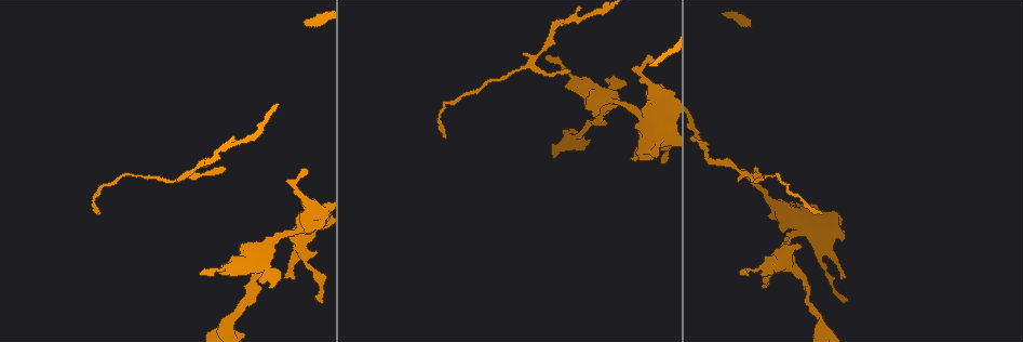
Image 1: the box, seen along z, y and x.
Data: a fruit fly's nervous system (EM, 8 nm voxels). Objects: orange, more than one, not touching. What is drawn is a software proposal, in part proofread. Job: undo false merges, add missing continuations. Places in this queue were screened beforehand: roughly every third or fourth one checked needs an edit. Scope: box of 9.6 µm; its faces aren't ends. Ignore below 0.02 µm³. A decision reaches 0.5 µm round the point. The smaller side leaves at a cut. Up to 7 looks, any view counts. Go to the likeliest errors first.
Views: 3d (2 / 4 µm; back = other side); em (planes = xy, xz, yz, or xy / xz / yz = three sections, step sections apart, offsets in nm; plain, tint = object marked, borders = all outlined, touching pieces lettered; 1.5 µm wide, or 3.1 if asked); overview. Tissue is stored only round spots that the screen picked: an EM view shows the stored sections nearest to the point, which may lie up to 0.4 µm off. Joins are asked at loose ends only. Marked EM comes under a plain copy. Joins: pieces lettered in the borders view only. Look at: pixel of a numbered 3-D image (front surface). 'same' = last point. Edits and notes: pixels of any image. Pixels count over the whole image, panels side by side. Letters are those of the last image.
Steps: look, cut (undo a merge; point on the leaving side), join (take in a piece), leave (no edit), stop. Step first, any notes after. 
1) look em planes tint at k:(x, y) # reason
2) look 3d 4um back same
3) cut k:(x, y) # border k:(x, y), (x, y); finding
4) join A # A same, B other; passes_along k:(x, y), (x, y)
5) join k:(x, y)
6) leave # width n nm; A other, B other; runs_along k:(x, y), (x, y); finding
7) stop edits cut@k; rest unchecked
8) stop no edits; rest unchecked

look 3d 2um at 1:(651, 59) # tapers out

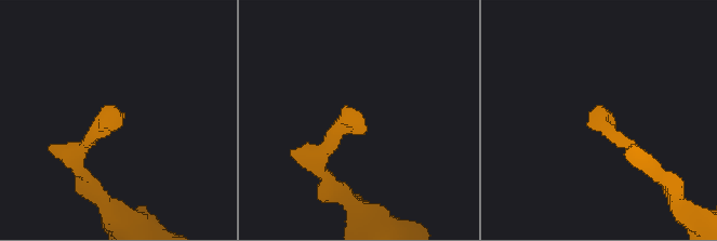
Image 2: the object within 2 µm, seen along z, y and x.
look em planes borders at 2:(610, 118) # shape alone is not enough

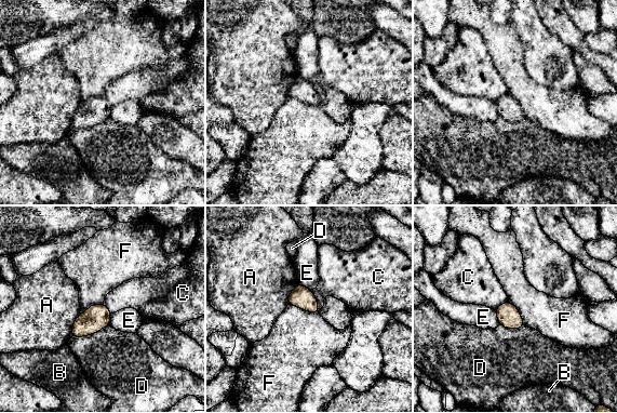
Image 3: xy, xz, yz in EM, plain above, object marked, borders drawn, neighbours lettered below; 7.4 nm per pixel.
leave # width 160 nm; A other, B other, C other, D other, E other, F other; border 3:(289, 304), (318, 312); no lettered piece goes on from it

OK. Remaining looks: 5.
look 3d 4um at 1:(643, 156)

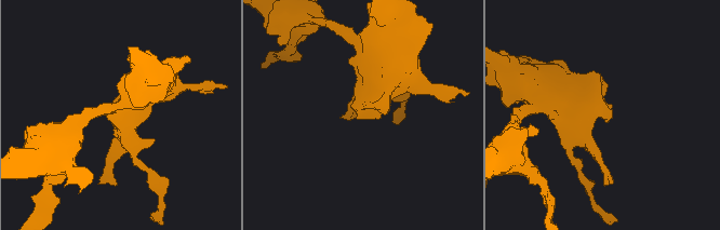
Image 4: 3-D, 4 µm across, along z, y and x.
look em planes borders at 4:(606, 119)

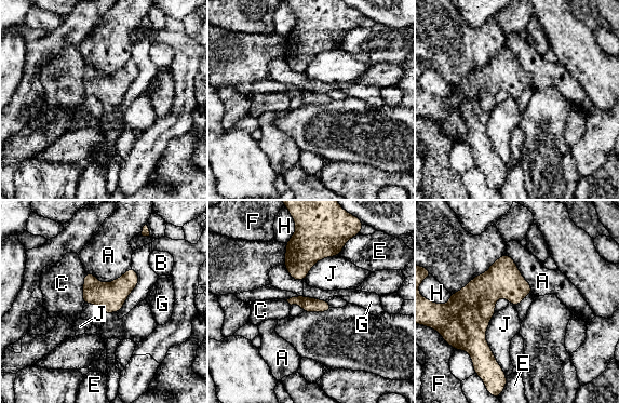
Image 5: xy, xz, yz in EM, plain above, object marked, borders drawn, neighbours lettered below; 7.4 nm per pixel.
leave # A other, B other, C other, E other, F other, G other, H other, J other; no lettered piece goes on from it

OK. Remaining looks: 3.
look em xz step 8 borders at 1:(317, 298) # an open end

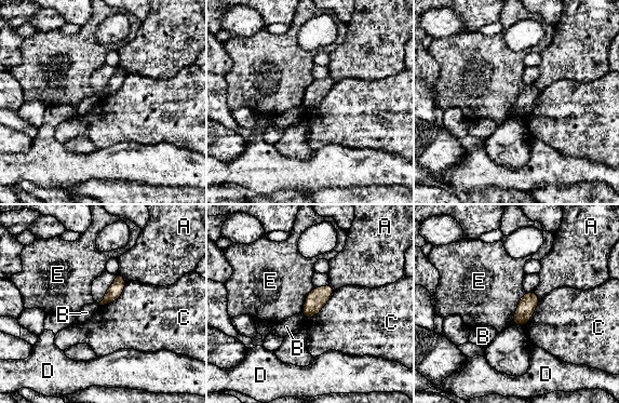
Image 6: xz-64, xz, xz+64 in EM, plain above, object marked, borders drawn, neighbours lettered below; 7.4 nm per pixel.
look em planes borders same # cut it another way

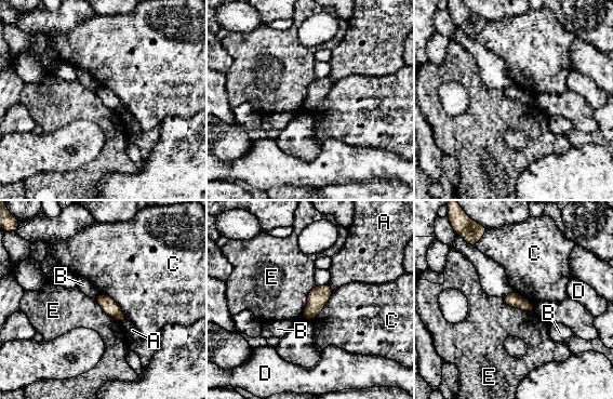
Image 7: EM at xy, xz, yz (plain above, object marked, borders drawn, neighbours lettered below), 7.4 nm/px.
leave # A other, B other, C other, D other, E other; border 7:(502, 297), (508, 305), (534, 311); none of them fits

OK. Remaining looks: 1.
stop no edits; rest unchecked

